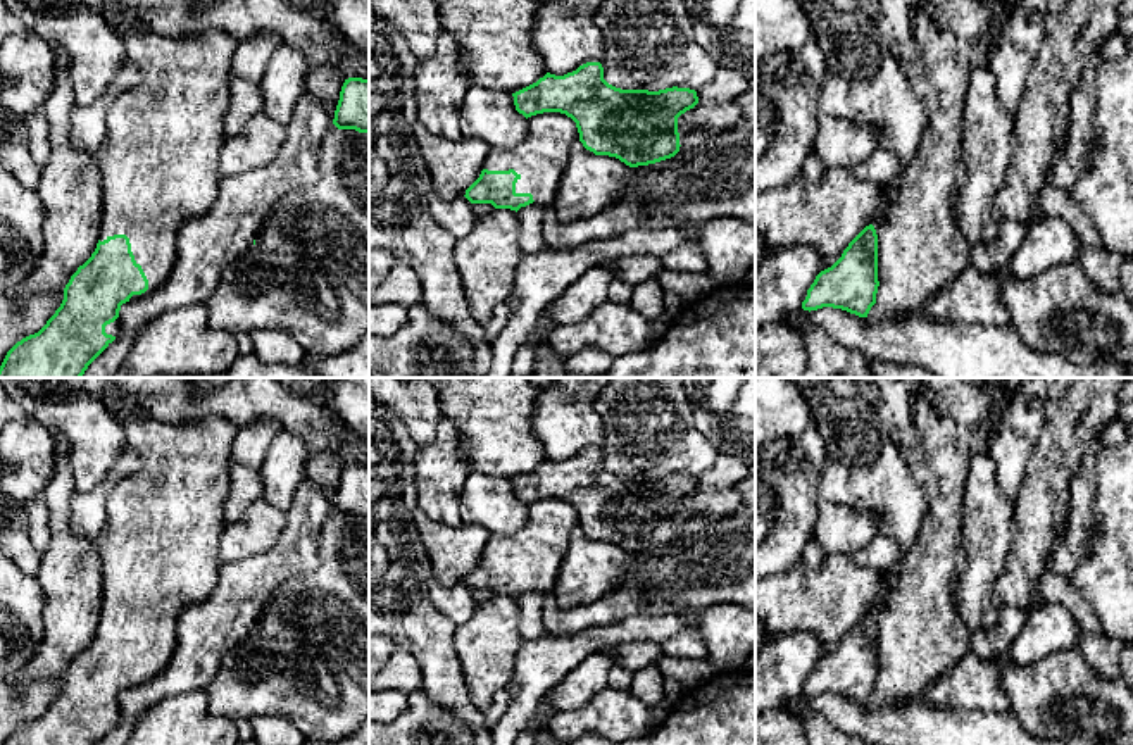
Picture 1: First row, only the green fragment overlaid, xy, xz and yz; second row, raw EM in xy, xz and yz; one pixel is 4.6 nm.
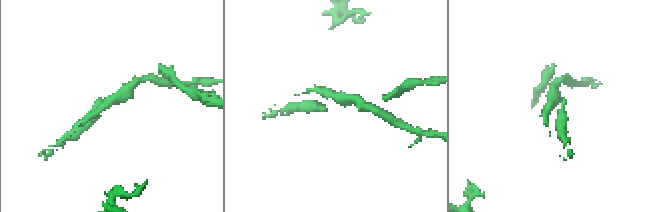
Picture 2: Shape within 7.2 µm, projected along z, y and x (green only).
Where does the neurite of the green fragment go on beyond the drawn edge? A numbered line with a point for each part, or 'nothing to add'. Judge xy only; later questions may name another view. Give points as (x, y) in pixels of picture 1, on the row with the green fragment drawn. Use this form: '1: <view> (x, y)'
1: xy (159, 166)

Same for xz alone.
1: xz (540, 159)

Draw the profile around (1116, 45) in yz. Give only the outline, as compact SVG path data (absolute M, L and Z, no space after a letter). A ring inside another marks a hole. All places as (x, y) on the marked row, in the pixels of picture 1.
M1119 31L1104 43L1100 62L1117 60L1121 59L1130 48L1128 40L1131 34Z

